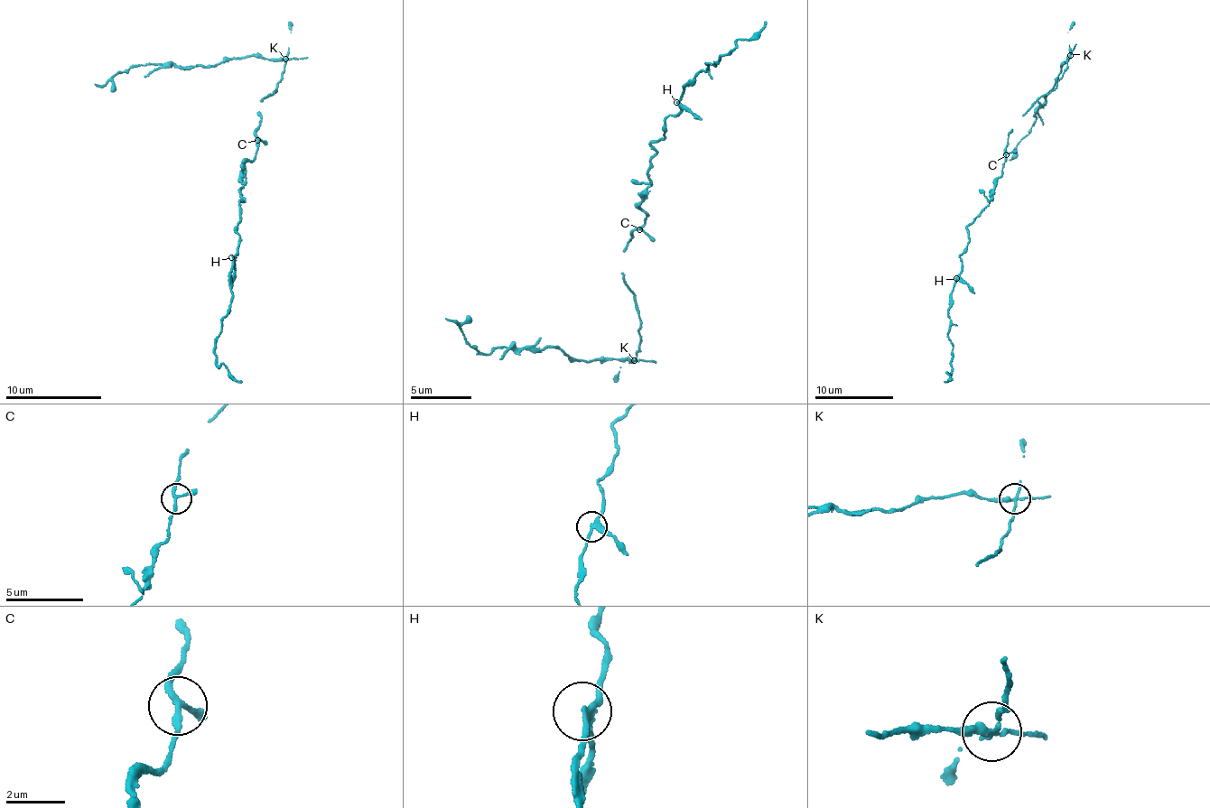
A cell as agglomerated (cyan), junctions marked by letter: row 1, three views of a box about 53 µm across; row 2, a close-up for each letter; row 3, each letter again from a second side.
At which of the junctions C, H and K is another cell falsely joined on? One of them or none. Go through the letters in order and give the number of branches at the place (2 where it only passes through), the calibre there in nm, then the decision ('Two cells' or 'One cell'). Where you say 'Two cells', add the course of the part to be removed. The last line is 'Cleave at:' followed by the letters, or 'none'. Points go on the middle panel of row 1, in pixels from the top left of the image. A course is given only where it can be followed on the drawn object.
C: Branches: 3. Thickness 180 nm. One cell
H: Branches: 3. Thickness 180 nm. One cell
K: Branches: 3. Thickness 190 nm. Two cells. Course of the part to remove: (635, 360), (601, 355), (587, 361), (543, 347), (497, 345), (479, 352), (465, 342), (460, 326), (444, 317)
Cleave at: K

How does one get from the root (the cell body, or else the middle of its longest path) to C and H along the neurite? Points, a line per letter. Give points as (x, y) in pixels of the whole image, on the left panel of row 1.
C: (260, 126), (255, 133), (257, 140)
H: (260, 126), (255, 133), (256, 153), (243, 167), (240, 193), (244, 199), (237, 230), (238, 251), (231, 257)

